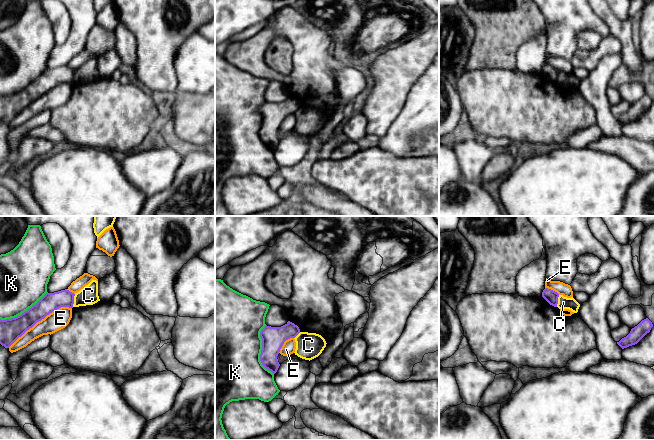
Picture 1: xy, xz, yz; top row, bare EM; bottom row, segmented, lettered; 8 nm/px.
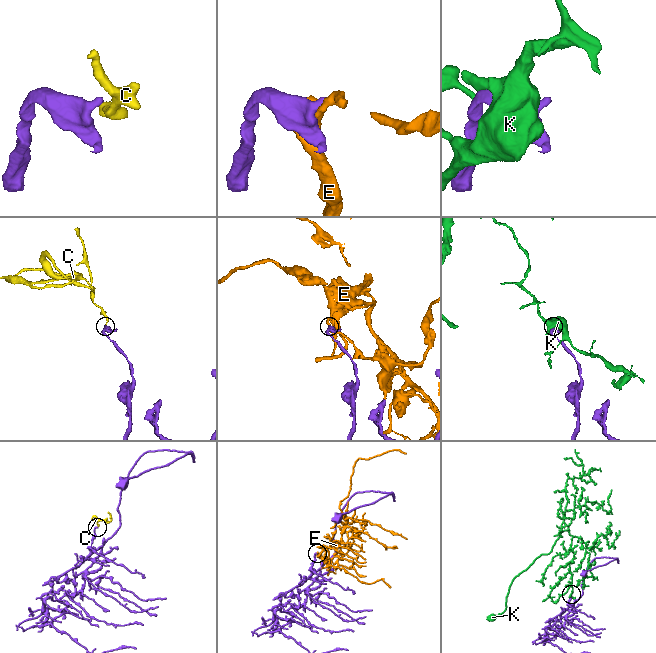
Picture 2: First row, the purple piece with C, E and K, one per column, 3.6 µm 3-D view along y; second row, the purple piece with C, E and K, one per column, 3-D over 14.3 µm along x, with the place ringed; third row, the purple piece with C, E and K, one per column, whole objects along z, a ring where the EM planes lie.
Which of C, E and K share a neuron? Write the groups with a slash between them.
C / E / K

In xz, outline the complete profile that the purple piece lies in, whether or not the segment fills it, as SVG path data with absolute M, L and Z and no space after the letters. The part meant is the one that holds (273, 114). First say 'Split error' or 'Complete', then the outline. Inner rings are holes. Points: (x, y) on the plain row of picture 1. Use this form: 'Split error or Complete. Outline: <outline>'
Complete. Outline: M290 97L281 103L266 101L260 108L262 115L260 137L262 141L275 150L280 142L277 132L284 118L295 114L299 109L299 103Z

